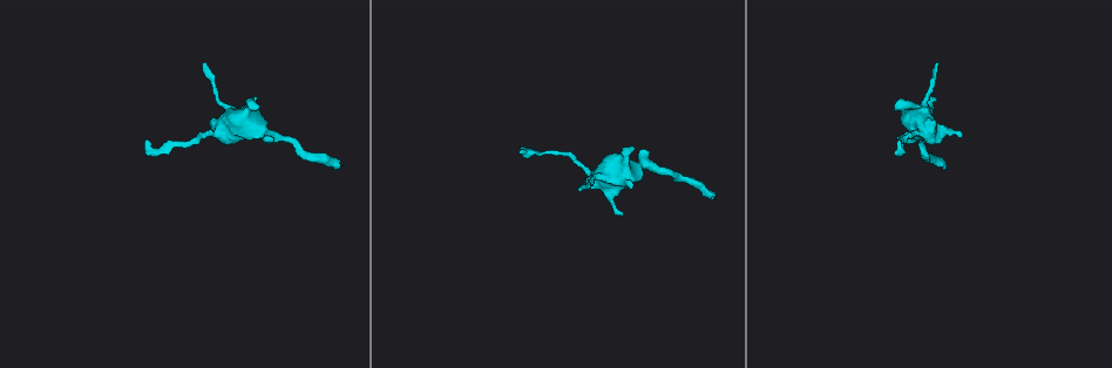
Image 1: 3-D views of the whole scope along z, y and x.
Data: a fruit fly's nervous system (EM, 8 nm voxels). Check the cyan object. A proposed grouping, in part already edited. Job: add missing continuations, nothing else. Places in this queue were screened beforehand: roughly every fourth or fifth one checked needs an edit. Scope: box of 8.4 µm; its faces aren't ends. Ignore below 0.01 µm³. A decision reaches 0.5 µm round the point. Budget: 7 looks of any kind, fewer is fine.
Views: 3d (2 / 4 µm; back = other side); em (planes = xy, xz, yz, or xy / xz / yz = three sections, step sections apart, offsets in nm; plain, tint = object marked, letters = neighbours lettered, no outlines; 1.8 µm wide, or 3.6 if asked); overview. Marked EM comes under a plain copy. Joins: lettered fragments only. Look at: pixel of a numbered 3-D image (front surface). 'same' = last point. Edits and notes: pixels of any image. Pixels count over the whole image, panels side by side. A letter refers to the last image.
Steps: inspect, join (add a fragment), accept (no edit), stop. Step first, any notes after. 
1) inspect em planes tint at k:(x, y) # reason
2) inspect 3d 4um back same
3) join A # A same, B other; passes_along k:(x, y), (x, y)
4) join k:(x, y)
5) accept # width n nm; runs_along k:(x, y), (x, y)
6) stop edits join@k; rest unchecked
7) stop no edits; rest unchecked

inspect 3d 4um at 1:(256, 98) # branch stops here

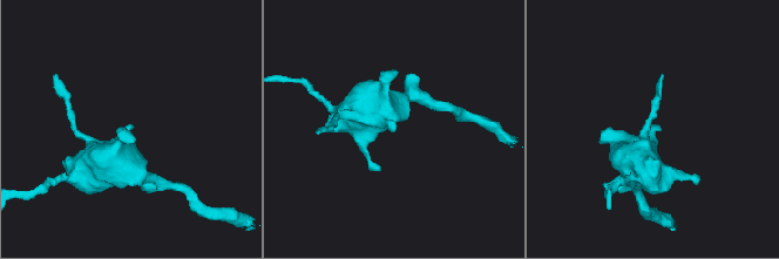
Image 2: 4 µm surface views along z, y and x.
inspect em 3.6um yz step 8 letters at 2:(393, 130)

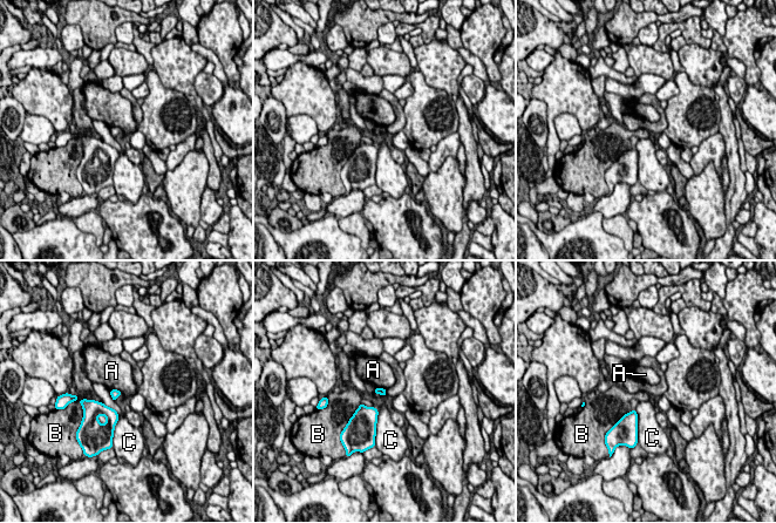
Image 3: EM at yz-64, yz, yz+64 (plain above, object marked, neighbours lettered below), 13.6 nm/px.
inspect em 3.6um planes letters same

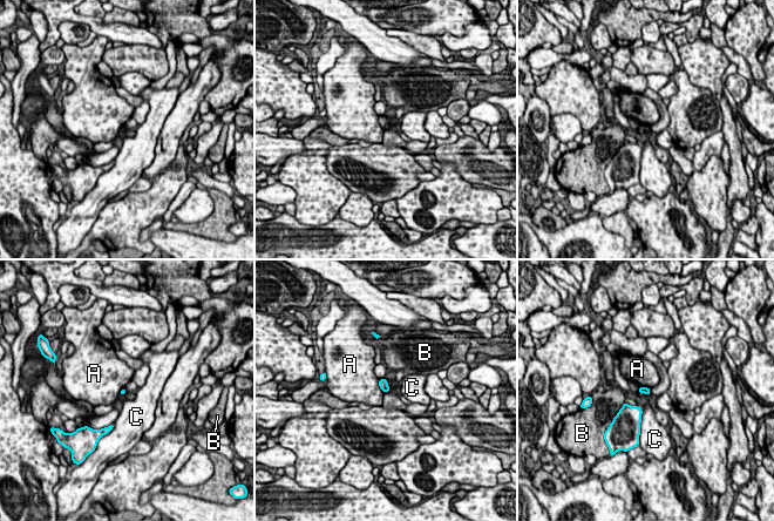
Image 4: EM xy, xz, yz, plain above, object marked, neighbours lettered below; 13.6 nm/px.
accept # A other, B other, C other; border 4:(379, 379), (379, 386), (385, 392); none of them fits

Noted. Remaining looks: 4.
inspect 3d 2um at 1:(147, 142) # tapers out

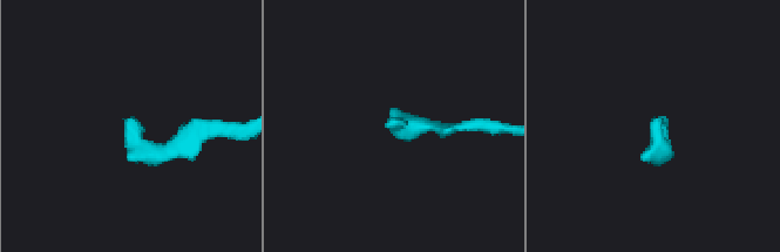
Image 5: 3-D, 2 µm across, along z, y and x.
inspect em yz step 4 letters at 5:(654, 121) # shape alone is not enough

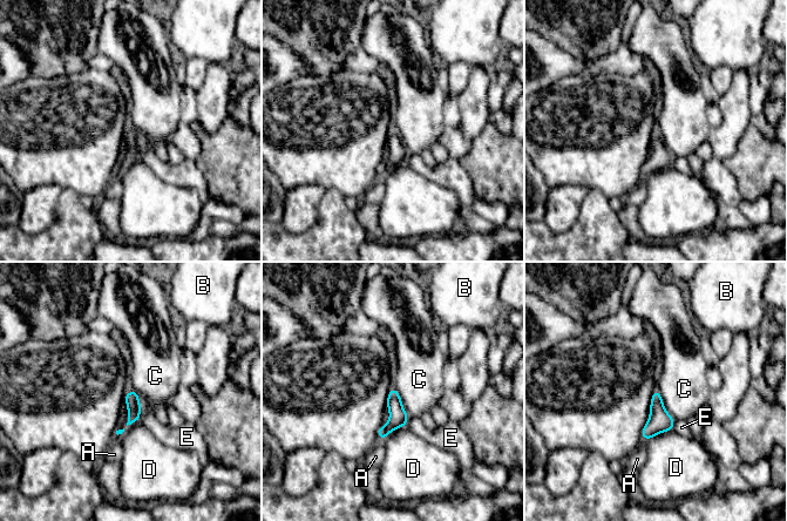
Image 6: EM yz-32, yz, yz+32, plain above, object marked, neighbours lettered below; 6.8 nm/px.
accept # width 100 nm; A other, B other, C other, D other, E other; border 6:(395, 390), (408, 415); none of them fits

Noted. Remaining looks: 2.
inspect em yz step 16 tint at 1:(944, 167) # an open end

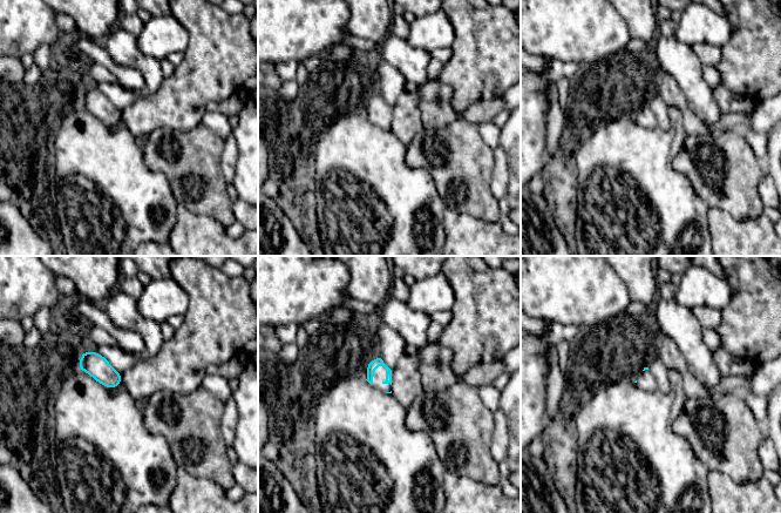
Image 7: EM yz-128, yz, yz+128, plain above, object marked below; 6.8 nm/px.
inspect em planes letters same # cut it another way

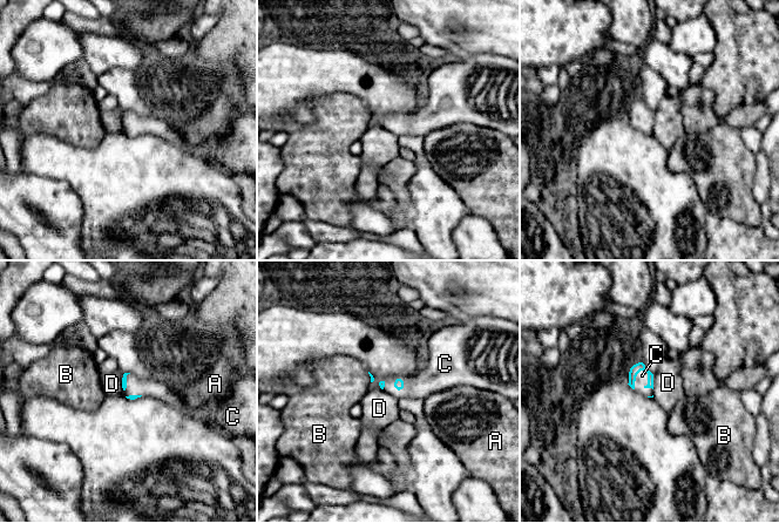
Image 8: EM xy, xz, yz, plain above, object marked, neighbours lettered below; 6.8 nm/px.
join C # A other, B other, C same, D other; it goes on there

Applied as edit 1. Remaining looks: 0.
stop edits join@8; rest unchecked

